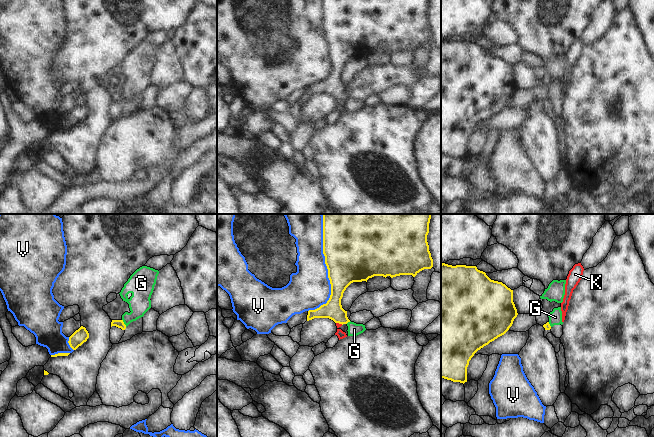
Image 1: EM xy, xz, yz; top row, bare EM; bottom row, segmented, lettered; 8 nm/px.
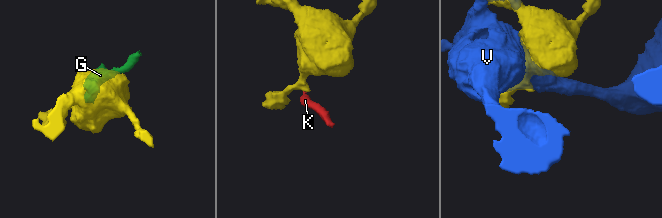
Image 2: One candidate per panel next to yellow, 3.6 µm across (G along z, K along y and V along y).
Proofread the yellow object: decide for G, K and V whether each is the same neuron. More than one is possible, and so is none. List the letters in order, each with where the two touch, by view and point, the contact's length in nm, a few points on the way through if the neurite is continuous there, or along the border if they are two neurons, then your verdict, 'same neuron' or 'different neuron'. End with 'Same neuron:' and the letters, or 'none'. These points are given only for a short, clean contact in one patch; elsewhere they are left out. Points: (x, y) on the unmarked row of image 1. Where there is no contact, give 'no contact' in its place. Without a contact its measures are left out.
G: xy (123, 99) | 70 nm | along xy (122, 95), (126, 102) | different neuron
K: xz (339, 99) | 60 nm | across xz (333, 86), (339, 92), (339, 99), (338, 101) | same neuron
V: xz (328, 48) | 700 nm | different neuron
Same neuron: K

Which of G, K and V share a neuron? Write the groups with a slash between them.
G / K / V

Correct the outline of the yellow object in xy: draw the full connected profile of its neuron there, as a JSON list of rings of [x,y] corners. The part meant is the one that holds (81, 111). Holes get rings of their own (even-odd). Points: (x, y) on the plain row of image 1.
[[[81,102],[69,113],[69,121],[73,126],[76,126],[89,114],[89,109],[85,103]]]

